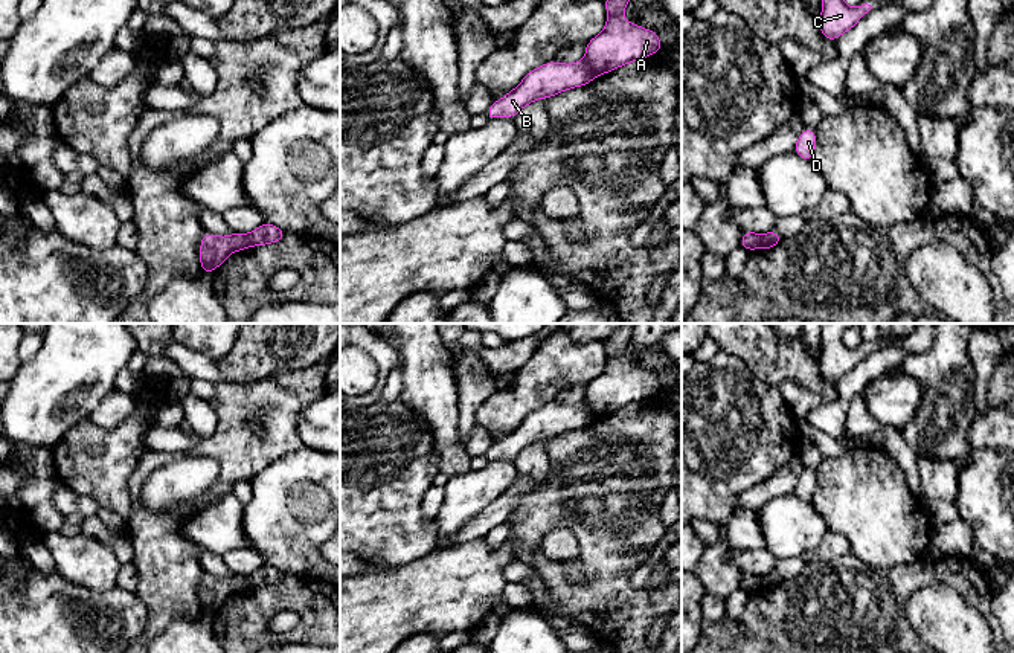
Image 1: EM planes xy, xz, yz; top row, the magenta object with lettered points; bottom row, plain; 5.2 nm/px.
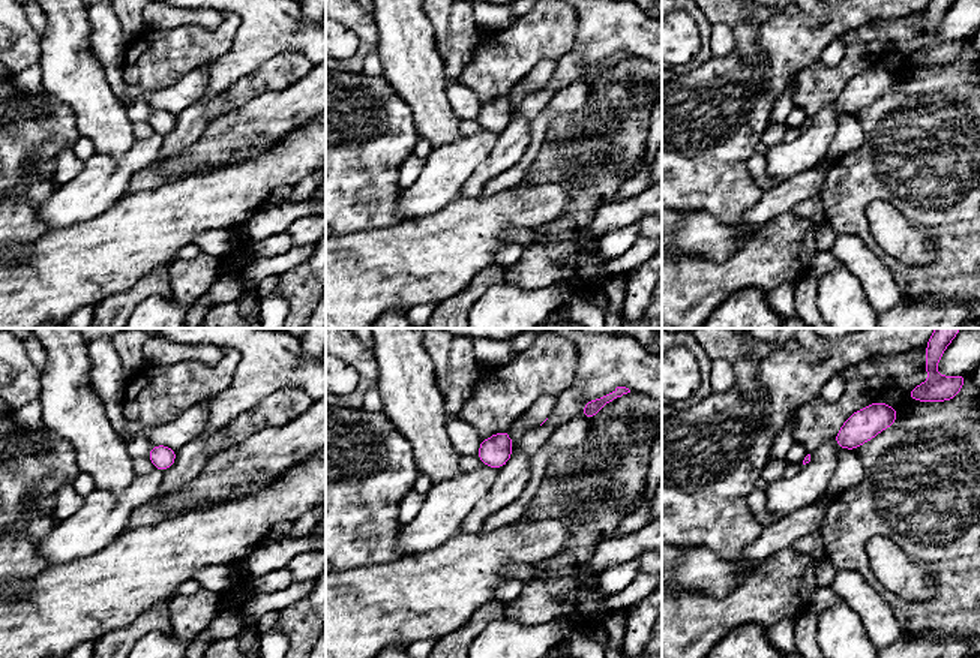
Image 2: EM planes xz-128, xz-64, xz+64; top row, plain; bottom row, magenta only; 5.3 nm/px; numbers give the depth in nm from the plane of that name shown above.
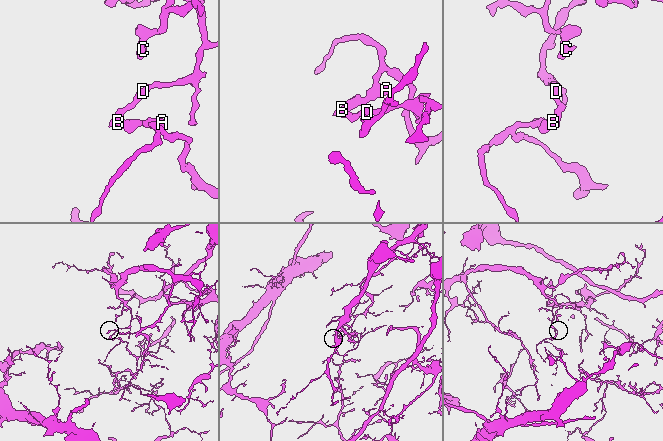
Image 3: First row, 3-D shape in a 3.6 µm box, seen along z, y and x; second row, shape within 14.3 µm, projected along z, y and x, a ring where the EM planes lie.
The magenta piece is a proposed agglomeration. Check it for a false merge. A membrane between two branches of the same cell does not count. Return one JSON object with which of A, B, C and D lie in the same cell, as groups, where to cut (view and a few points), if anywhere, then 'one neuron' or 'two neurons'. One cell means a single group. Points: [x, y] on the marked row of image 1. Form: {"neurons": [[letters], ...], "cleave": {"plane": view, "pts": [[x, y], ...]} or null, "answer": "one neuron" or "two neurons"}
{"neurons": [["A"], ["B", "C", "D"]], "cleave": {"plane": "xz", "pts": [[584, 60], [596, 75]]}, "answer": "two neurons"}

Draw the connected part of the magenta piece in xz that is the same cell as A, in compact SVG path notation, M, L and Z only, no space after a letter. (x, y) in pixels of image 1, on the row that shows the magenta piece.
M604 0L608 21L604 31L586 44L586 61L596 76L657 53L663 44L650 29L622 18L630 0Z

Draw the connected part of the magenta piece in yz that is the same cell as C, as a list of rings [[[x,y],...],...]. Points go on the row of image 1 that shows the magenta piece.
[[[822,0],[819,29],[828,41],[836,41],[843,32],[851,31],[871,9],[872,6],[868,3],[849,8],[843,0]]]

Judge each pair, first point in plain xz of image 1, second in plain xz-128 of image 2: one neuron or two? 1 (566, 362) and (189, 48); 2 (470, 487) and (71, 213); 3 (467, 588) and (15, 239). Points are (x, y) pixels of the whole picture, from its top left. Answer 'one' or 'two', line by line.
1: one
2: one
3: two

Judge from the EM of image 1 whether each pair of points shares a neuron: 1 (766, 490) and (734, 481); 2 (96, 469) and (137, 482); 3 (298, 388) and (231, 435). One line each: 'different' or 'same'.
1: different
2: different
3: same

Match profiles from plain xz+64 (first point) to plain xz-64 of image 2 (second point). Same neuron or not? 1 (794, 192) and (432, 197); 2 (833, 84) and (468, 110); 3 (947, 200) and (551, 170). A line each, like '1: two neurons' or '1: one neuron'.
1: two neurons
2: two neurons
3: one neuron

